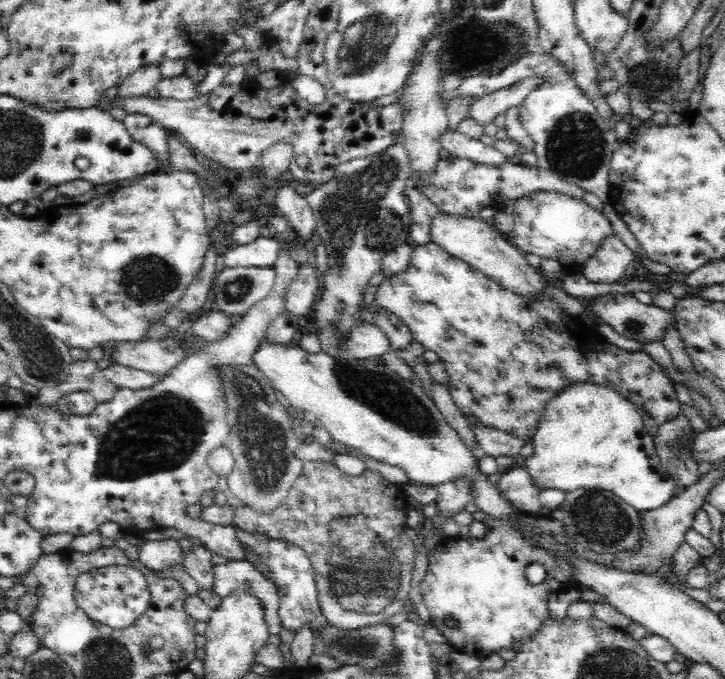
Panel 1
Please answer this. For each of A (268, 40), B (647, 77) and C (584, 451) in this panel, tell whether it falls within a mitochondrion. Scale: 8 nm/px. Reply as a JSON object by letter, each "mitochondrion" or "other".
{"A":"other","B":"mitochondrion","C":"other"}

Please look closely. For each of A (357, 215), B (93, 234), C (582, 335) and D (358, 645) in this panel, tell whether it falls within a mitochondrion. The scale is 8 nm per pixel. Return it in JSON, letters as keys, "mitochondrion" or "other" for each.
{"A":"mitochondrion","B":"other","C":"other","D":"mitochondrion"}

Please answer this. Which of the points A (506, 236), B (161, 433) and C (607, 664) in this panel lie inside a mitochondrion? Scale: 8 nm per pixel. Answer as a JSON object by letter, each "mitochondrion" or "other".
{"A":"other","B":"mitochondrion","C":"mitochondrion"}

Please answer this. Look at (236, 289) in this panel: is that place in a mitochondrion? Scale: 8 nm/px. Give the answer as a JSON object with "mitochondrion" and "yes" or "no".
{"mitochondrion":"yes"}

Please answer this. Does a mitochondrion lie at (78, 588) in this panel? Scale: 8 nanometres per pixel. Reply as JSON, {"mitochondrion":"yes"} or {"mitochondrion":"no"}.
{"mitochondrion":"no"}

